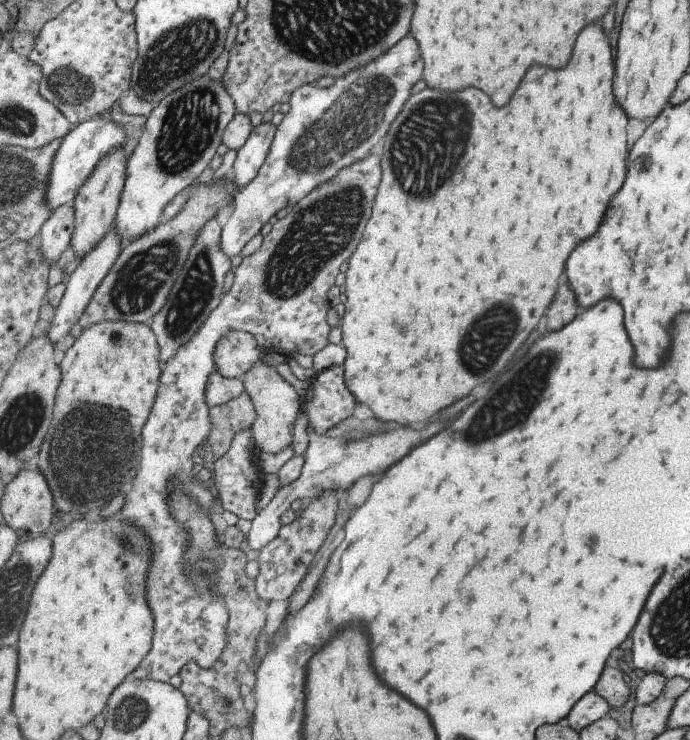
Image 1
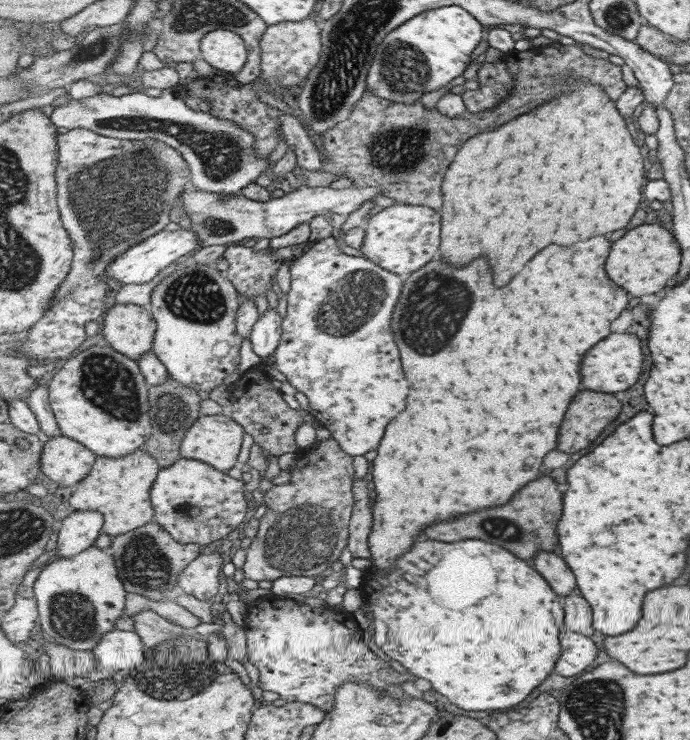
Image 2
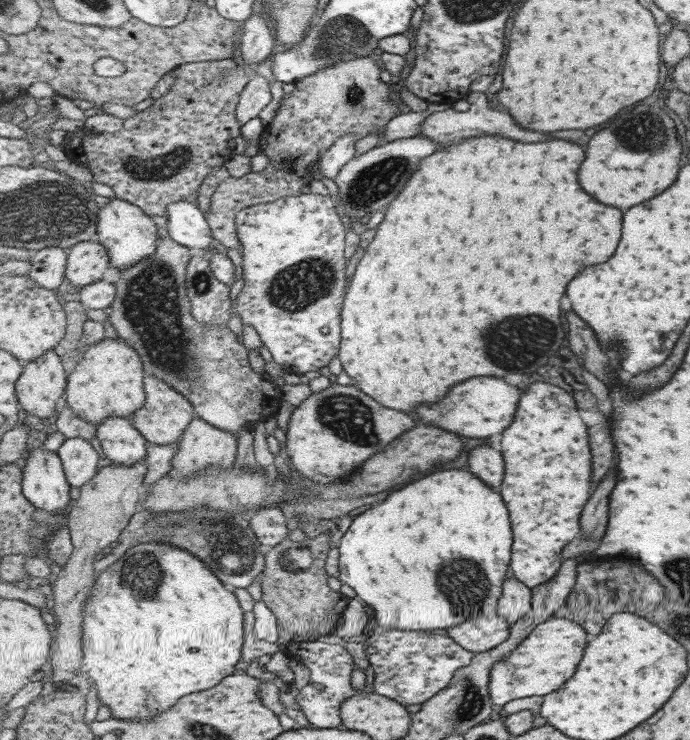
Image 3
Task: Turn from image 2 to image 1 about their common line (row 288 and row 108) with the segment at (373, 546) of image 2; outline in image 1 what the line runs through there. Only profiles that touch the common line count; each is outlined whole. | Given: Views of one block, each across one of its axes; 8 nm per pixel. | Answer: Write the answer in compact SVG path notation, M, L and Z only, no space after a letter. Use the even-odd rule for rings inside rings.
M589 24L579 34L575 54L563 70L553 70L547 66L533 66L525 78L523 86L515 92L515 98L503 108L497 108L491 98L479 88L467 88L459 92L439 90L427 86L413 93L402 113L393 121L387 136L380 146L383 182L375 197L372 215L363 242L355 249L346 270L347 298L342 318L342 342L349 352L346 367L346 382L358 402L367 404L377 418L393 420L399 424L429 422L443 408L459 398L465 398L483 382L499 376L499 372L511 362L521 344L539 326L547 308L557 296L559 278L567 264L571 252L587 238L597 234L605 212L623 188L627 178L627 114L613 98L615 82L615 60L609 36L599 24Z

